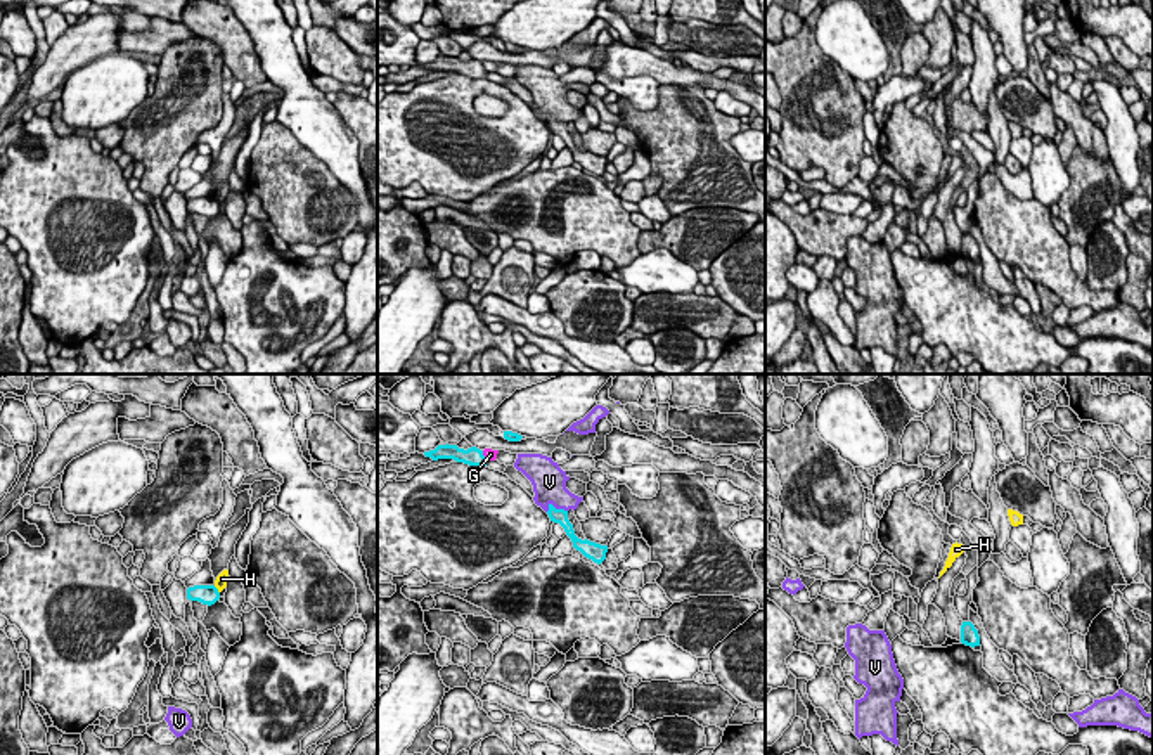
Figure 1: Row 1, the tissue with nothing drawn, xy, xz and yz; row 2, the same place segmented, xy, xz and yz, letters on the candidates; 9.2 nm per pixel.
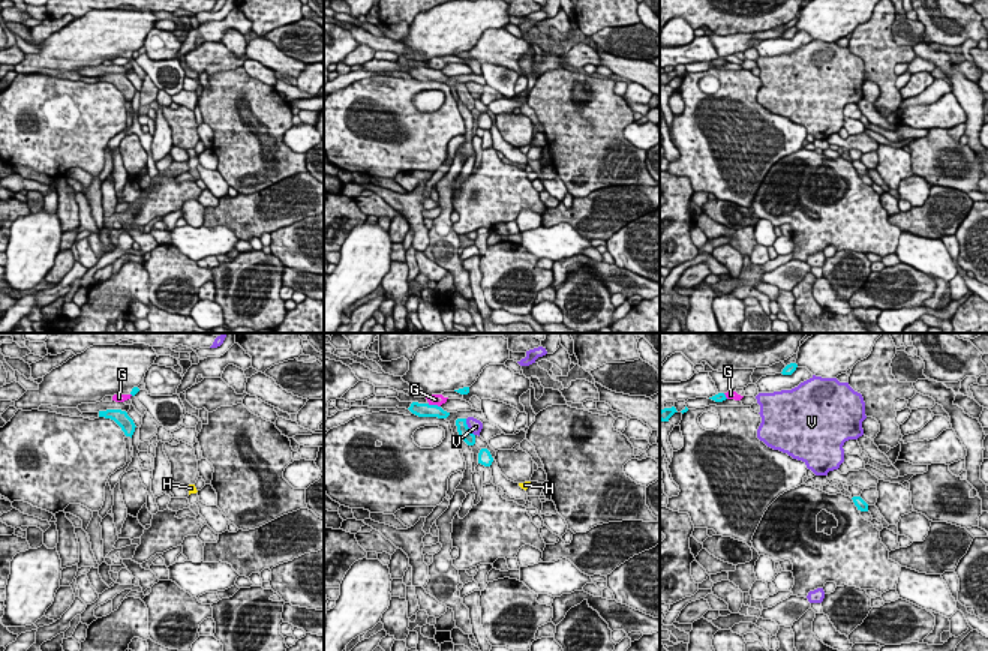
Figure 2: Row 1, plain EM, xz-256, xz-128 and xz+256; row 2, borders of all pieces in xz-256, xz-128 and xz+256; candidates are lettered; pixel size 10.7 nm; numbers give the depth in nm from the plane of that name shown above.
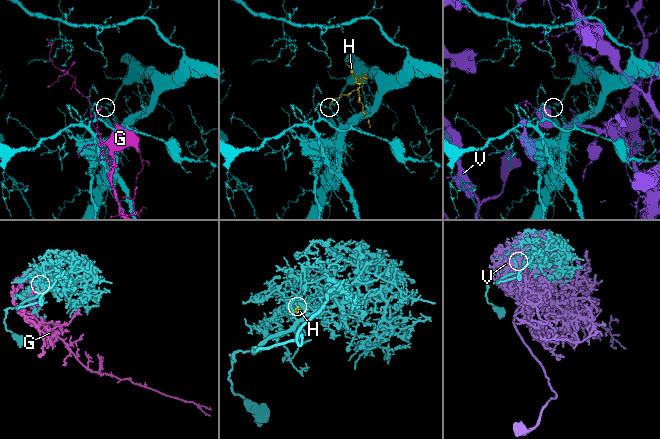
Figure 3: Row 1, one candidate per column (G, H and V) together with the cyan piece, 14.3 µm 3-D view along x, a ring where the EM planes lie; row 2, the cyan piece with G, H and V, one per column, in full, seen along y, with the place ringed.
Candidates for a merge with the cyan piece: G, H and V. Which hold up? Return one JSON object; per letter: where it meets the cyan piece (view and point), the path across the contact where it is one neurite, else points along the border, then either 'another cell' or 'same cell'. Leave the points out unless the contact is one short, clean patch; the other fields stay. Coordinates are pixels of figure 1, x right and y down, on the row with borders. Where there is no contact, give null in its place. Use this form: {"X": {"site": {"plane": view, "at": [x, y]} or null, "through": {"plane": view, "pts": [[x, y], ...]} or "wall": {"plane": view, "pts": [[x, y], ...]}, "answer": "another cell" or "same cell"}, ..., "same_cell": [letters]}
{"G": {"site": {"plane": "xz", "at": [483, 456]}, "answer": "another cell"}, "H": {"site": {"plane": "xy", "at": [217, 589]}, "answer": "another cell"}, "V": {"site": {"plane": "xz", "at": [554, 508]}, "answer": "another cell"}, "same_cell": []}

